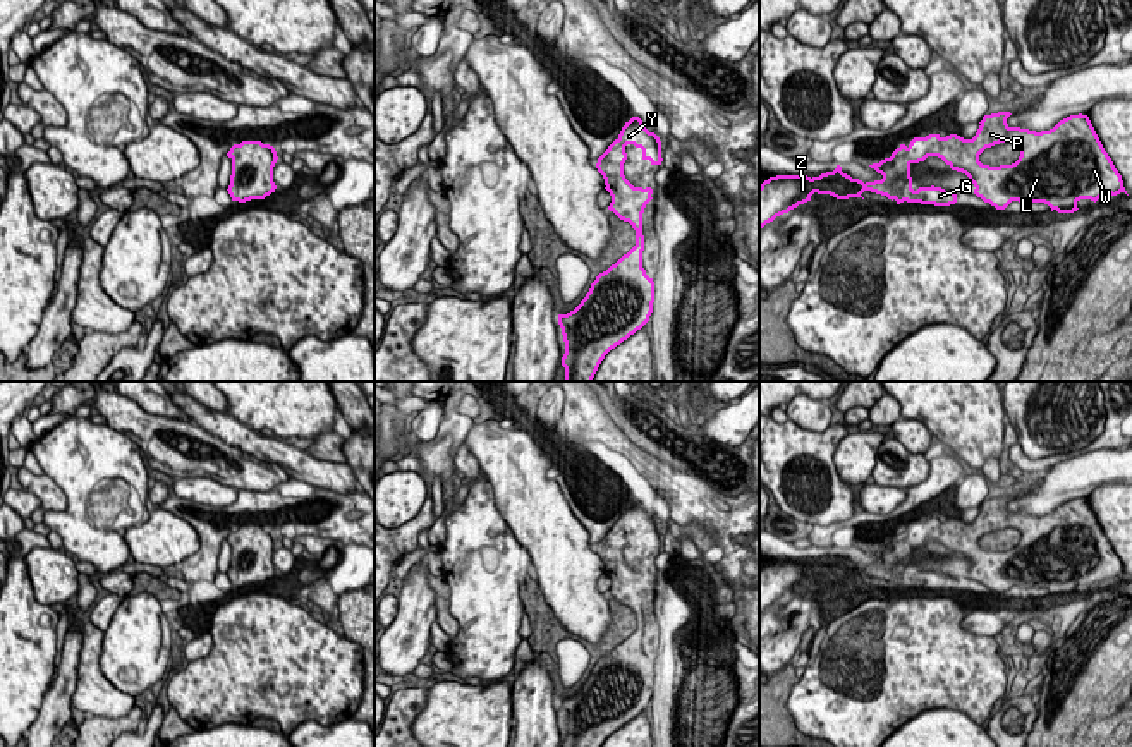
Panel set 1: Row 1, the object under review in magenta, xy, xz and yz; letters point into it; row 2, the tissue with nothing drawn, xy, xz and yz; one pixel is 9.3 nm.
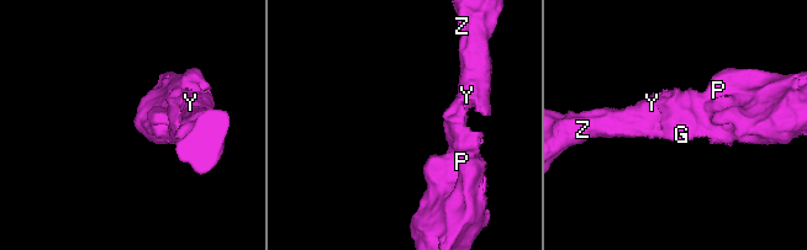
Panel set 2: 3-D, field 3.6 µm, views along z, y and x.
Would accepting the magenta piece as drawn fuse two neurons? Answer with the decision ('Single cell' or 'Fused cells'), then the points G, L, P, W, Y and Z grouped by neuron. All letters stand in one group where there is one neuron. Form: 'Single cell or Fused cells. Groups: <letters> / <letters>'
Single cell. Groups: G L P W Y Z

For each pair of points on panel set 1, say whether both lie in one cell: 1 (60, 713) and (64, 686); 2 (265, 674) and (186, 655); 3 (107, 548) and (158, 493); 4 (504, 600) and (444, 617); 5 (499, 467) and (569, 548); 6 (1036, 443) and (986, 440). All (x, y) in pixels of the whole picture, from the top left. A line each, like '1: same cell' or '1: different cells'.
1: same cell
2: different cells
3: different cells
4: different cells
5: same cell
6: different cells

